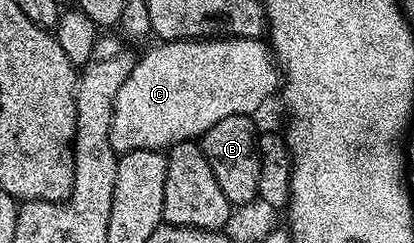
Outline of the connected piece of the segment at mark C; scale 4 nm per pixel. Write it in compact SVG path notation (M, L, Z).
M219 36L203 40L166 40L154 43L154 45L154 48L142 60L140 57L134 63L127 82L123 82L123 86L119 86L119 94L115 98L109 141L114 152L118 154L143 150L144 148L168 150L174 144L181 144L184 140L196 141L198 138L204 136L207 130L211 130L211 126L215 126L215 122L223 122L223 118L231 118L232 116L252 117L254 115L253 112L259 111L264 106L265 100L278 95L279 85L282 83L283 77L278 69L276 60L273 59L272 51L260 39L252 40L251 38L243 38L242 36Z

